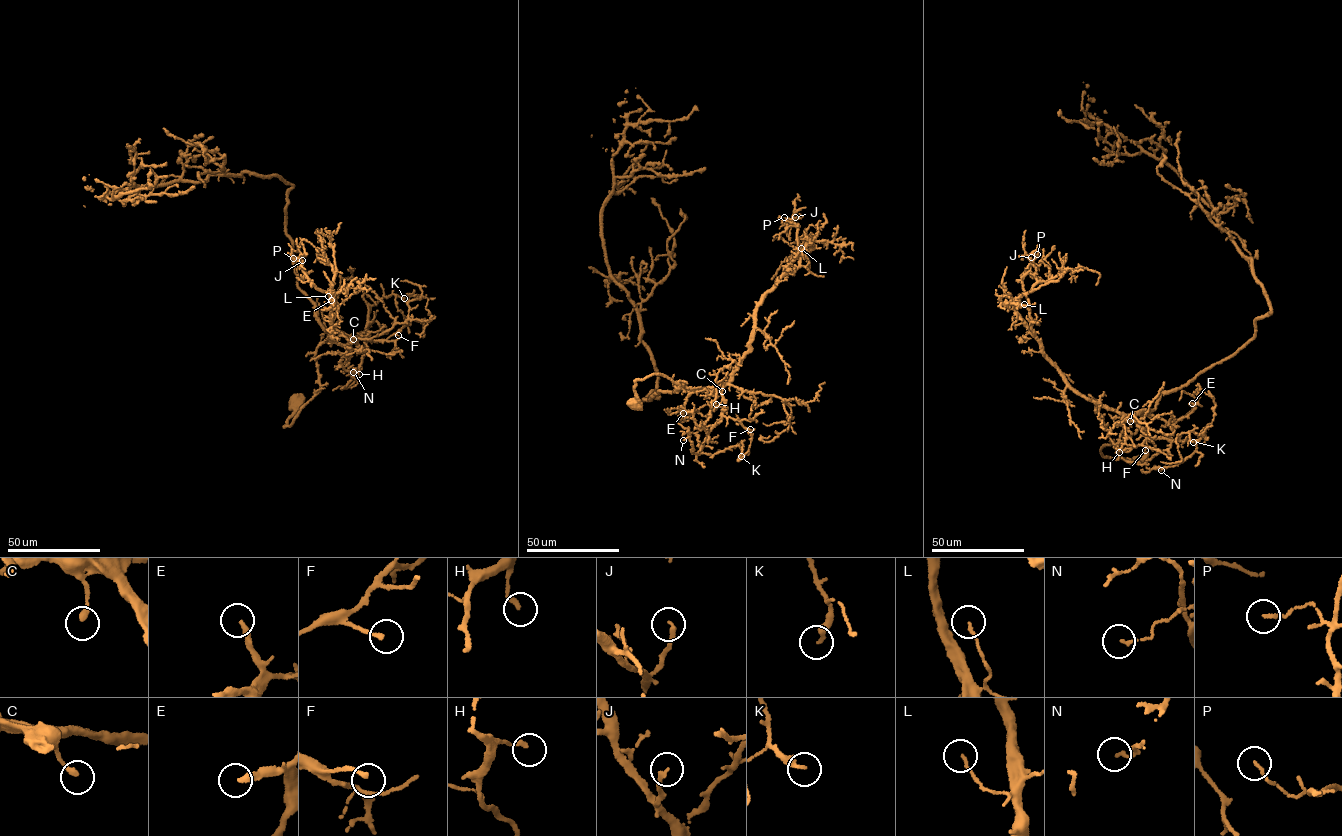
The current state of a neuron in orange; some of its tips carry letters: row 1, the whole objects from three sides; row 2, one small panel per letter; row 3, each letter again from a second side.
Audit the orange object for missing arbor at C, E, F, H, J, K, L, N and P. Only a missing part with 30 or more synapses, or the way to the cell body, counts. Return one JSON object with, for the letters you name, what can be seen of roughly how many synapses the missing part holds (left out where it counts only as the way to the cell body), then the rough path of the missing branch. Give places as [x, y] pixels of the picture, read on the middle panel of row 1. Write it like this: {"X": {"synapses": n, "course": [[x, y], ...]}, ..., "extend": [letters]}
{"extend": []}

